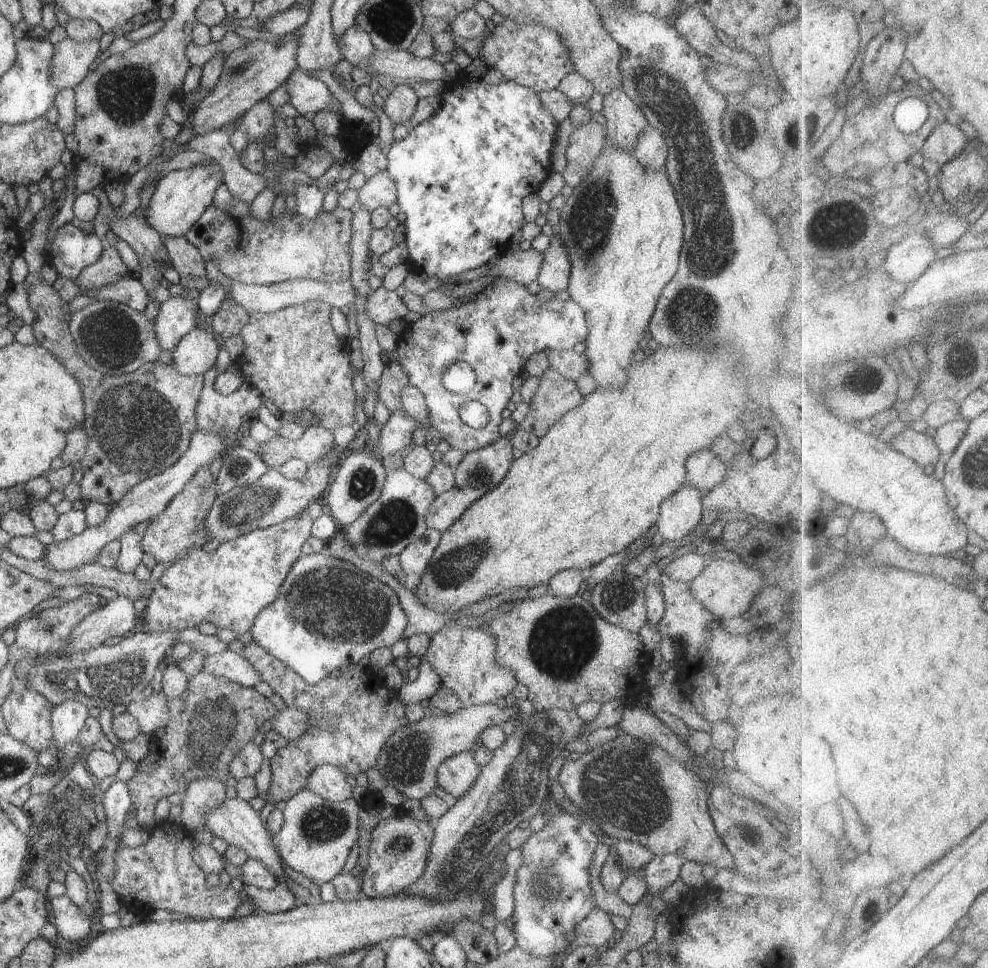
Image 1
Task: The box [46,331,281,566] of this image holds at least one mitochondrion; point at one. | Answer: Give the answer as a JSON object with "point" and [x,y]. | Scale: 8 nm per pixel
{"point":[138,429]}

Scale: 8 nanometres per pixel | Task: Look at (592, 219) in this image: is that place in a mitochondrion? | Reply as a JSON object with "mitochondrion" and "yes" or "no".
{"mitochondrion":"yes"}

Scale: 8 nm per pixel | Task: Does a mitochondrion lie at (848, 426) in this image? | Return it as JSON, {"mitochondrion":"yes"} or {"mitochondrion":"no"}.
{"mitochondrion":"no"}

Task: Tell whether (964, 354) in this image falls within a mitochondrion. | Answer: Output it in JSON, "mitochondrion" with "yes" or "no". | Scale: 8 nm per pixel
{"mitochondrion":"yes"}

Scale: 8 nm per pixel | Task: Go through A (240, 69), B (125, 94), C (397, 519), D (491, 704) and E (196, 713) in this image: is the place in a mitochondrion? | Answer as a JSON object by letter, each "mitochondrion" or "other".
{"A":"mitochondrion","B":"mitochondrion","C":"mitochondrion","D":"other","E":"mitochondrion"}

